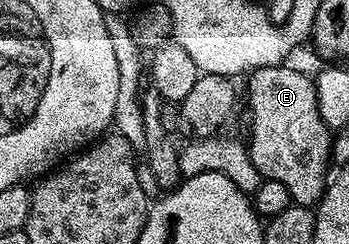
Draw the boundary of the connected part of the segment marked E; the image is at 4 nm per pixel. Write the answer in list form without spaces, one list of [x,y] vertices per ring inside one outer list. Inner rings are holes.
[[[289,66],[261,67],[248,76],[247,148],[262,179],[287,185],[287,193],[296,206],[313,209],[323,197],[331,175],[333,135],[317,111],[314,80]]]

